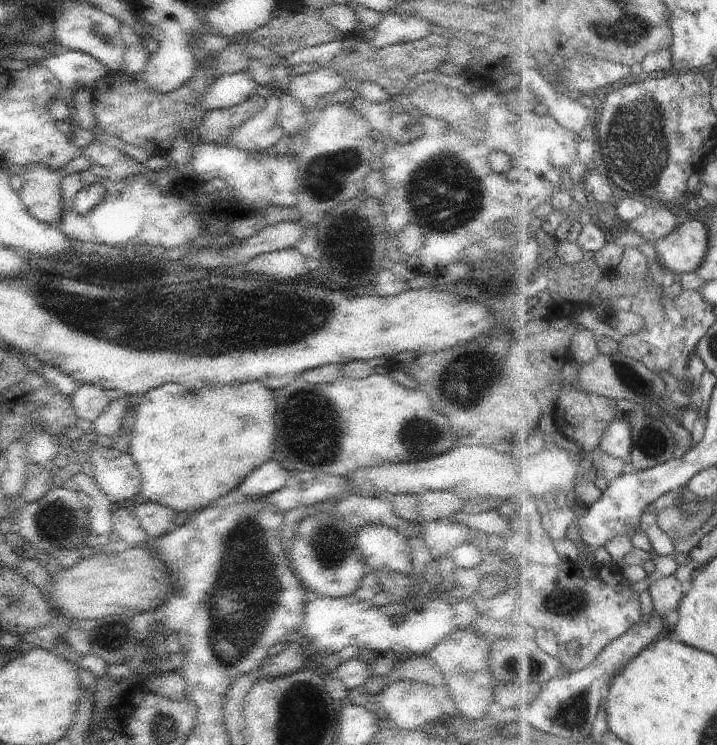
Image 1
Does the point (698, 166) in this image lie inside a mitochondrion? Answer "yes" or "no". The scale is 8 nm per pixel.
no

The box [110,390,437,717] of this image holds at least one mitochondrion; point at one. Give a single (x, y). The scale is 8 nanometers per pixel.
(237, 616)

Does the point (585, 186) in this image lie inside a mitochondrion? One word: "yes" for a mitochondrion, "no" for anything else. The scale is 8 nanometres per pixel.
no

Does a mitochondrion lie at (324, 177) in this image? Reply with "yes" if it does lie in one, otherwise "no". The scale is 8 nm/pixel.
yes

